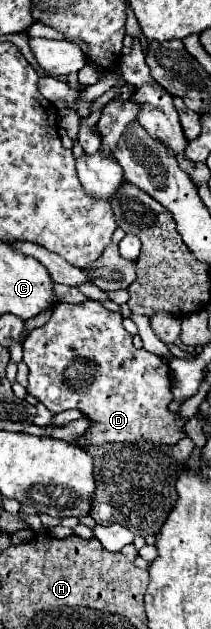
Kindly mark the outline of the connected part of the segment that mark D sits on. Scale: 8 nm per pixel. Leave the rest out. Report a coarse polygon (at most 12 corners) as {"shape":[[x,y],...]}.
{"shape":[[58,303],[24,339],[28,393],[92,445],[174,445],[168,363],[120,313]]}

